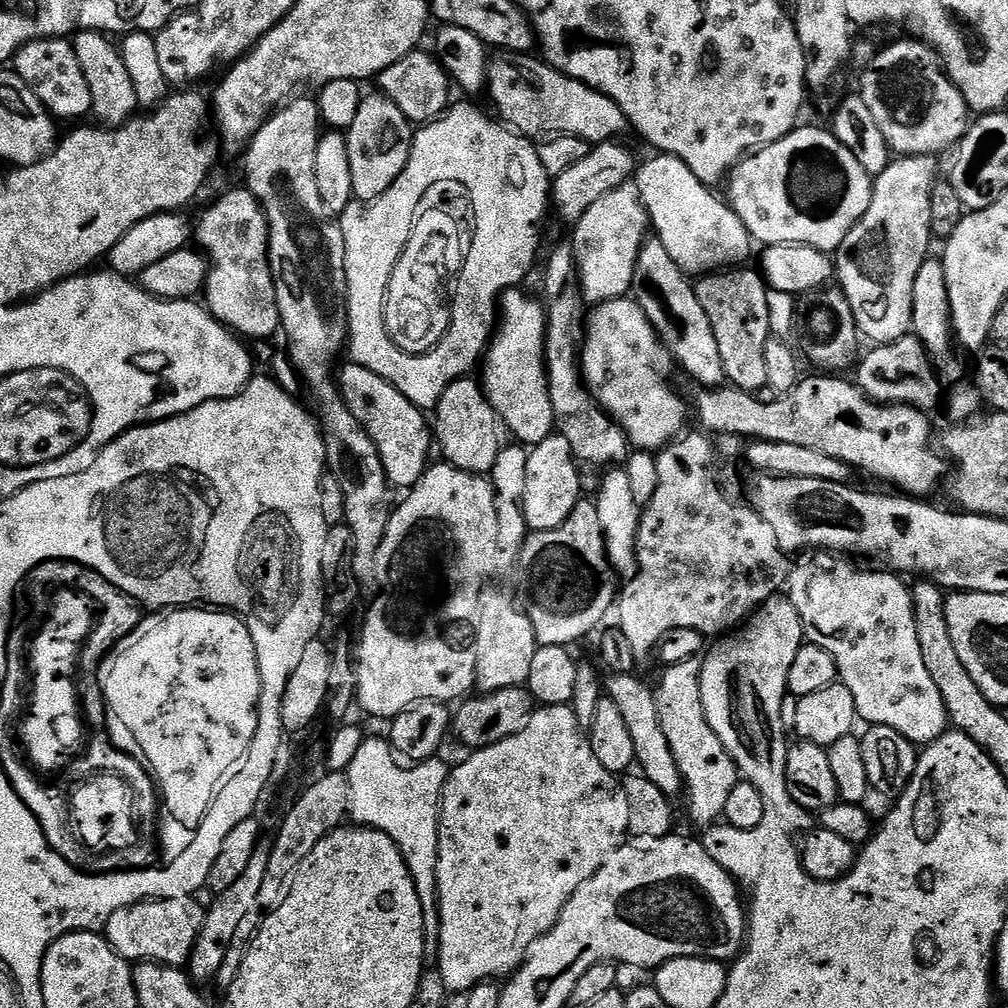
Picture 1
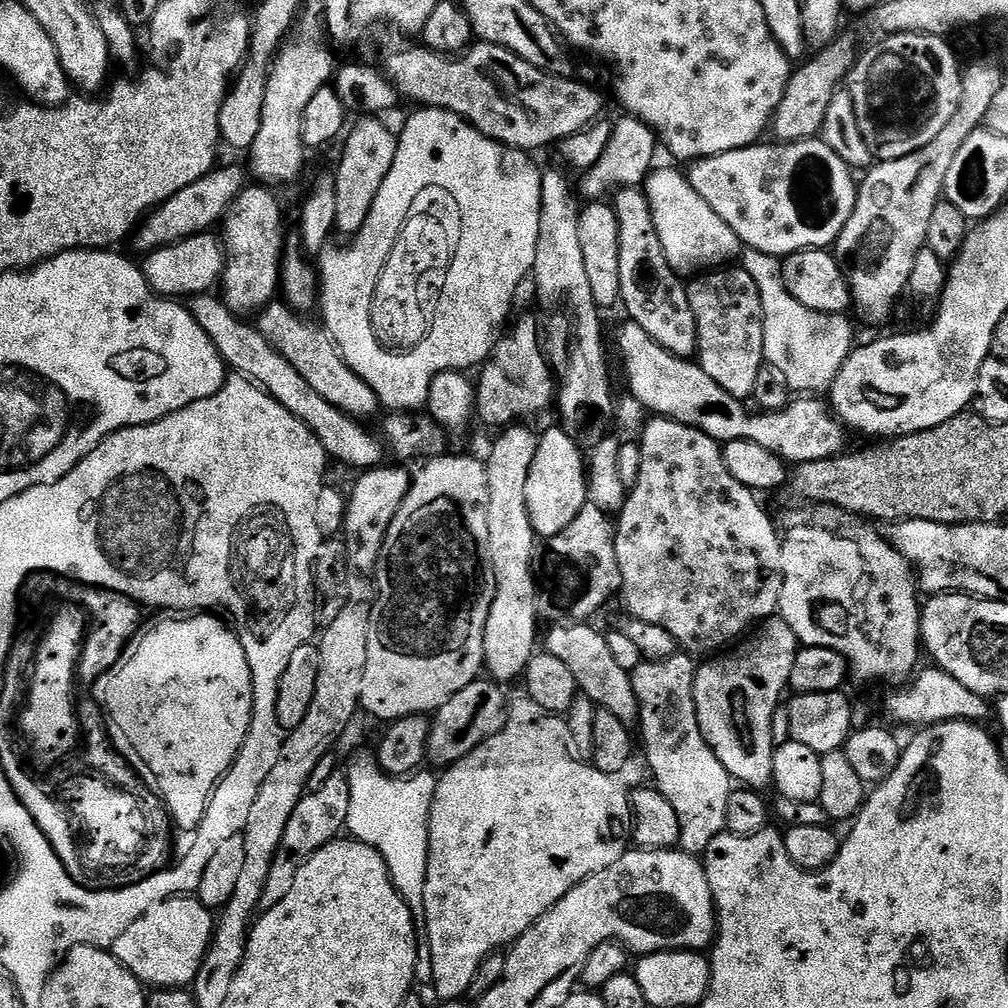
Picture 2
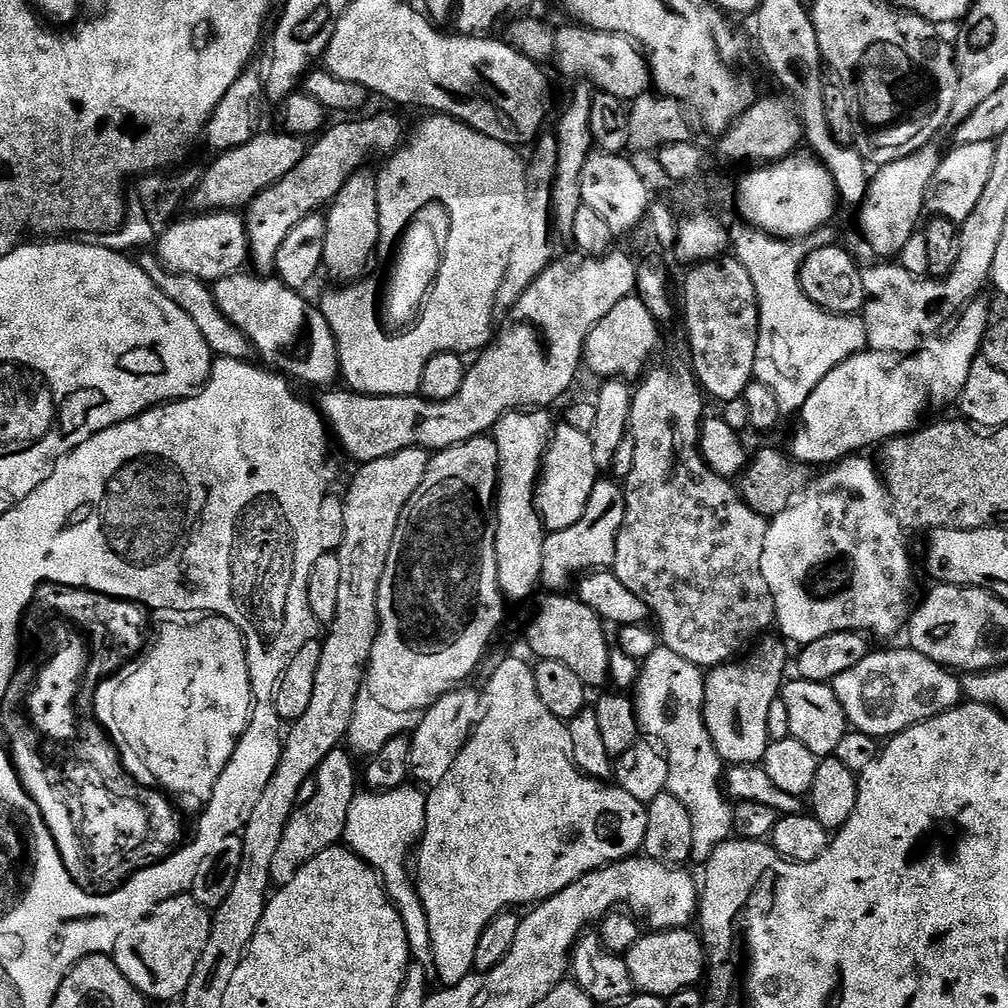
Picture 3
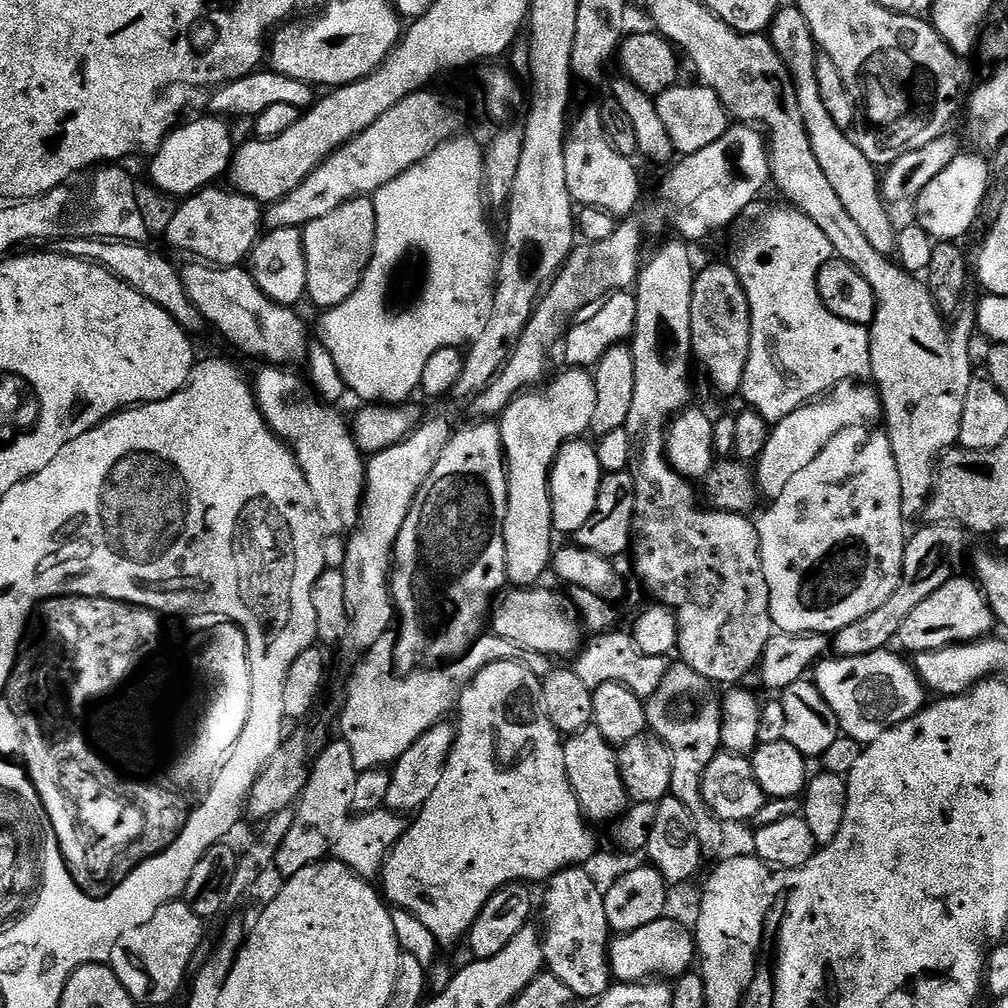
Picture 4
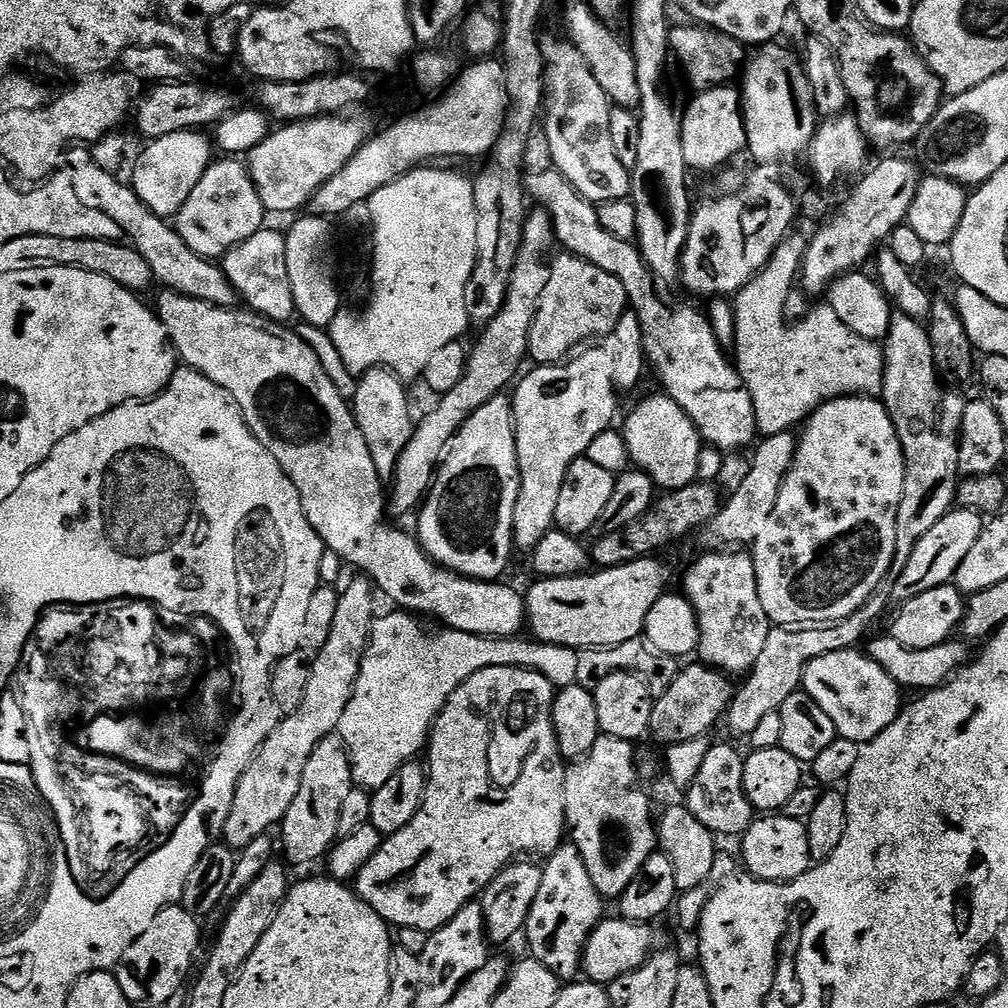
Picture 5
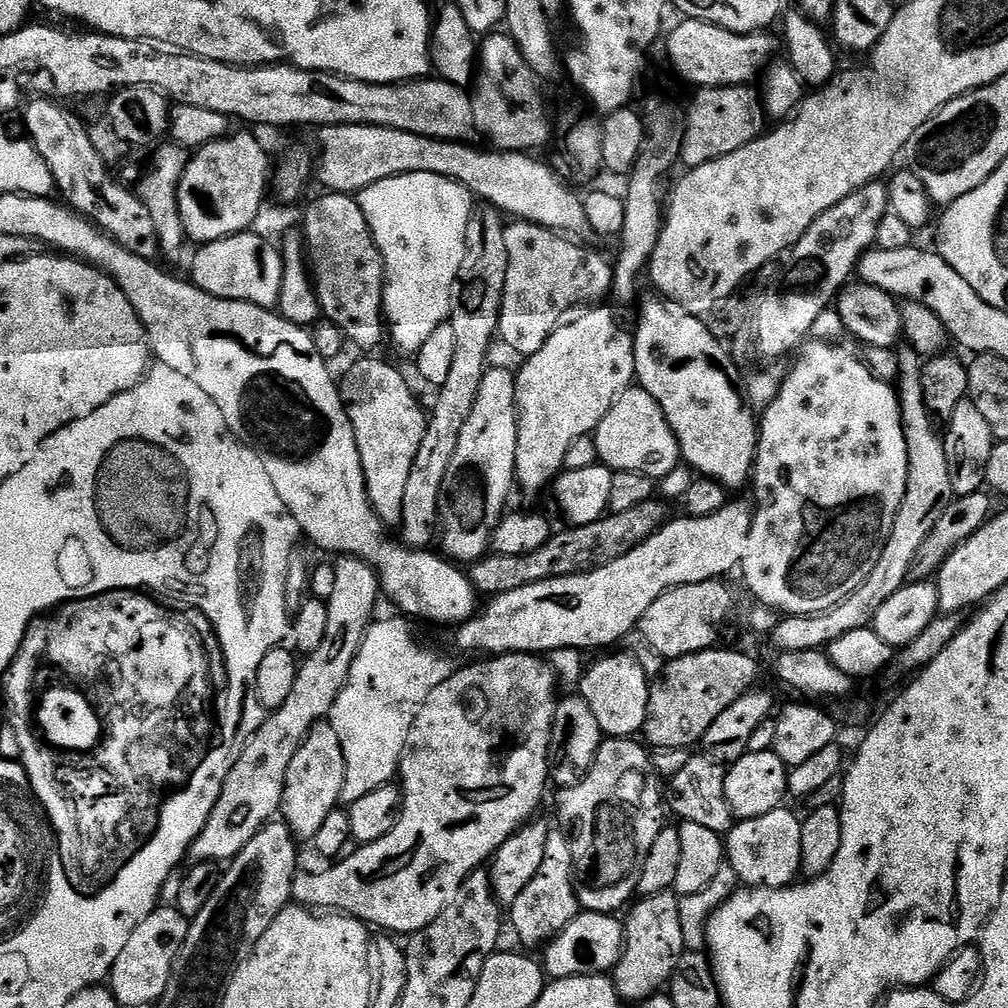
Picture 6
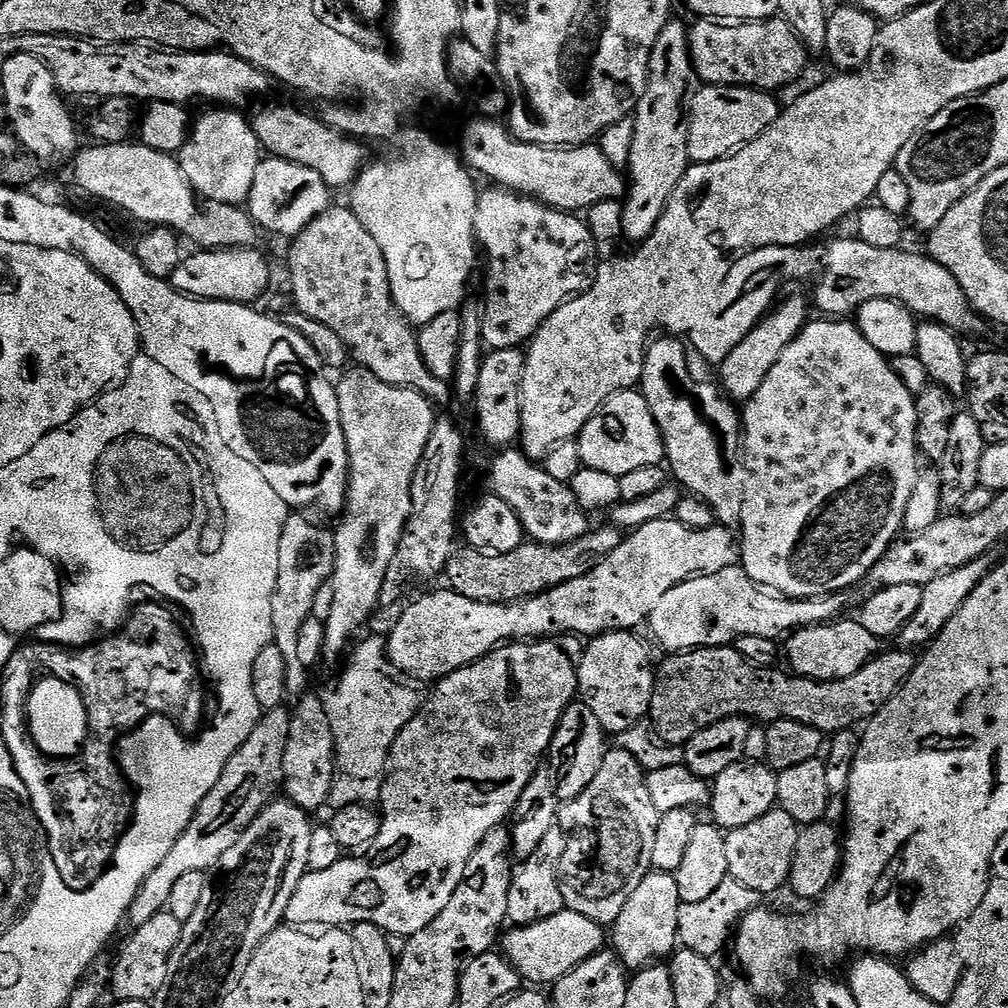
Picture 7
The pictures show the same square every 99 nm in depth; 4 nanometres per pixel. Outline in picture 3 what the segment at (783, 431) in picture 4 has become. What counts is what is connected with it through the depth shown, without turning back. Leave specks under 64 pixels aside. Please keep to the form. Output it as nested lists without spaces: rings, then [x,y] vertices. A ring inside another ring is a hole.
[[[977,298],[959,313],[960,321],[956,329],[945,340],[936,340],[932,345],[921,347],[920,351],[901,359],[893,368],[883,368],[881,360],[874,354],[861,354],[852,356],[842,366],[834,366],[818,386],[814,386],[814,394],[806,398],[800,407],[798,419],[800,425],[792,436],[792,452],[790,456],[797,464],[815,466],[815,464],[835,465],[837,462],[861,453],[864,449],[875,449],[898,436],[909,435],[917,427],[916,424],[924,416],[924,411],[931,404],[948,404],[959,401],[960,392],[966,386],[966,378],[970,378],[970,366],[982,352],[984,335],[990,327],[988,308],[983,299]]]

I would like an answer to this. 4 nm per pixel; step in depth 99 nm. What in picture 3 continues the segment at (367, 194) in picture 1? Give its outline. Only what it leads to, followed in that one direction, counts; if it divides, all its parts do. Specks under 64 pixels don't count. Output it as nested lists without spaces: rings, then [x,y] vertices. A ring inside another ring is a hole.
[[[361,170],[351,176],[326,208],[324,249],[320,255],[322,268],[325,273],[328,271],[330,279],[341,280],[344,284],[358,279],[367,270],[368,263],[372,260],[372,251],[377,251],[380,241],[376,176],[367,176],[366,173]]]

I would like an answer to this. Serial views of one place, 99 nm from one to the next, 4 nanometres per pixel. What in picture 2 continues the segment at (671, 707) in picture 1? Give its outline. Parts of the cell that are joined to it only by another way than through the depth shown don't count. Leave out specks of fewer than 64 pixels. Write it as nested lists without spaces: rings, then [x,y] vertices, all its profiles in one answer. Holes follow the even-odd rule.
[[[677,654],[665,660],[644,660],[630,674],[634,694],[640,703],[638,729],[644,739],[644,752],[648,755],[648,764],[652,767],[654,787],[674,806],[674,814],[678,814],[680,823],[679,851],[689,852],[699,857],[726,829],[726,802],[730,802],[730,794],[734,790],[732,775],[718,762],[718,754],[706,742],[696,717],[696,703],[692,693],[692,684],[696,680],[697,665],[692,664],[688,654]]]

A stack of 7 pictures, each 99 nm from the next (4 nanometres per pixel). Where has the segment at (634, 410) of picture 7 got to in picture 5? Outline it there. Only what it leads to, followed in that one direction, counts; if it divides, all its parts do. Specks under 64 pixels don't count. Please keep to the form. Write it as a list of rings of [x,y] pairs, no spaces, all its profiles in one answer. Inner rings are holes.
[[[648,396],[628,417],[622,427],[628,459],[639,471],[645,472],[660,490],[681,488],[697,479],[702,441],[688,415],[670,397]]]

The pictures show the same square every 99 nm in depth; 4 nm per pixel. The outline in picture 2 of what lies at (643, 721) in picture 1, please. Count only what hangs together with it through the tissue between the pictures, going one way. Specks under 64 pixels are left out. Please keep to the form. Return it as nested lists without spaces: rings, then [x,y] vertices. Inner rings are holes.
[[[556,622],[548,633],[543,633],[542,648],[554,658],[558,658],[574,674],[577,689],[591,698],[597,709],[614,714],[615,712],[633,712],[639,717],[640,703],[634,694],[632,677],[613,657],[608,645],[607,635],[588,622]]]

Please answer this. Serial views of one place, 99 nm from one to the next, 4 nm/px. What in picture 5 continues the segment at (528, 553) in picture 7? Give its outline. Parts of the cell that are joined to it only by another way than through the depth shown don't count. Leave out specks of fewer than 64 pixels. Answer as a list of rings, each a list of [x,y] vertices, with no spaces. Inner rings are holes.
[[[693,482],[681,488],[665,491],[652,507],[647,508],[634,522],[613,532],[597,535],[597,540],[590,545],[591,563],[596,564],[597,569],[603,570],[629,564],[631,560],[642,560],[659,553],[656,551],[666,544],[690,535],[695,528],[703,529],[711,524],[722,507],[722,496],[711,483],[700,483]]]

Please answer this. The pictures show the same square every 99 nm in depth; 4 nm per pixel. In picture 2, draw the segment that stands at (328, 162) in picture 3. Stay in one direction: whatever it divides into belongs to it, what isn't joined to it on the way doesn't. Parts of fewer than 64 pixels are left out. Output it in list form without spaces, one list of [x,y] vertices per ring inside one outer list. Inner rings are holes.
[[[248,186],[241,191],[222,221],[222,244],[226,249],[222,299],[237,314],[263,312],[277,299],[278,289],[282,284],[282,253],[286,248],[284,212],[271,187],[255,187]]]

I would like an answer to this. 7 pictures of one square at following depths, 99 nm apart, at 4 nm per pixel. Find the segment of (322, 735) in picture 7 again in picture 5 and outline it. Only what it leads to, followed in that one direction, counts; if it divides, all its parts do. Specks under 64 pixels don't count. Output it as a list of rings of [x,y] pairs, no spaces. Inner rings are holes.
[[[339,734],[322,738],[322,742],[314,746],[314,754],[310,754],[306,770],[302,770],[298,794],[294,794],[294,802],[290,802],[290,810],[286,810],[278,828],[279,843],[284,843],[283,859],[289,865],[312,864],[315,860],[323,861],[327,857],[332,845],[338,840],[338,814],[342,814],[342,802],[346,802],[353,787],[352,767],[342,738]]]

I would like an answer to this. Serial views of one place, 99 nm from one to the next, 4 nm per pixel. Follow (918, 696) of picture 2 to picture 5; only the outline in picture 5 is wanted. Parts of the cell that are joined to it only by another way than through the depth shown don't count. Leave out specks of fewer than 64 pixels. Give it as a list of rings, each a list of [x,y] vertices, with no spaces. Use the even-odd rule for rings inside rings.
[[[857,649],[835,651],[812,659],[803,672],[801,687],[829,715],[837,735],[859,745],[873,740],[886,726],[892,725],[904,706],[900,685]]]

